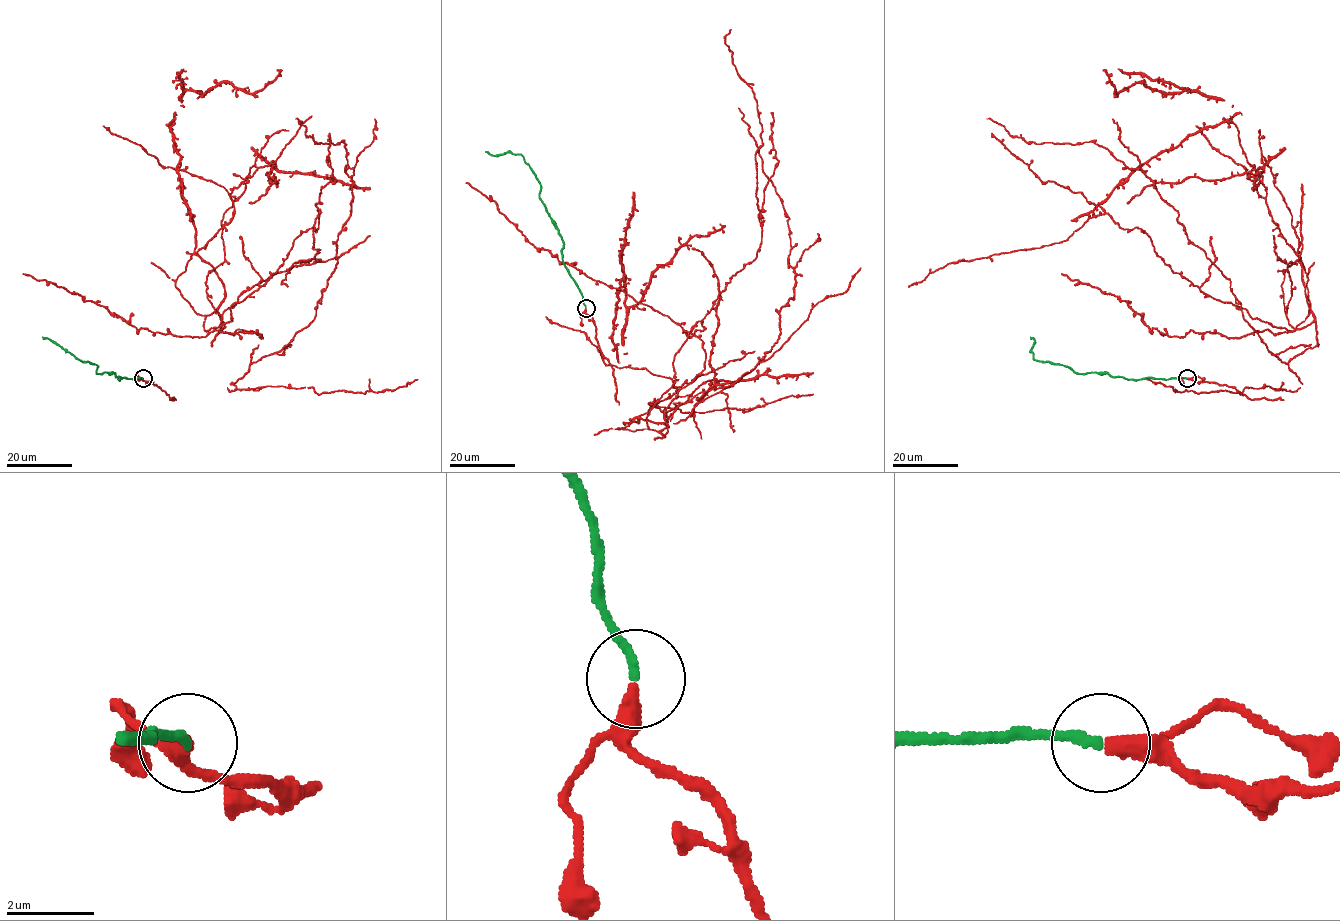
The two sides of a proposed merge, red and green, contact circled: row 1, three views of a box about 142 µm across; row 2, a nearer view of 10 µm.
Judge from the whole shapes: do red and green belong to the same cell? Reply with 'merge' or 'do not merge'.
merge

